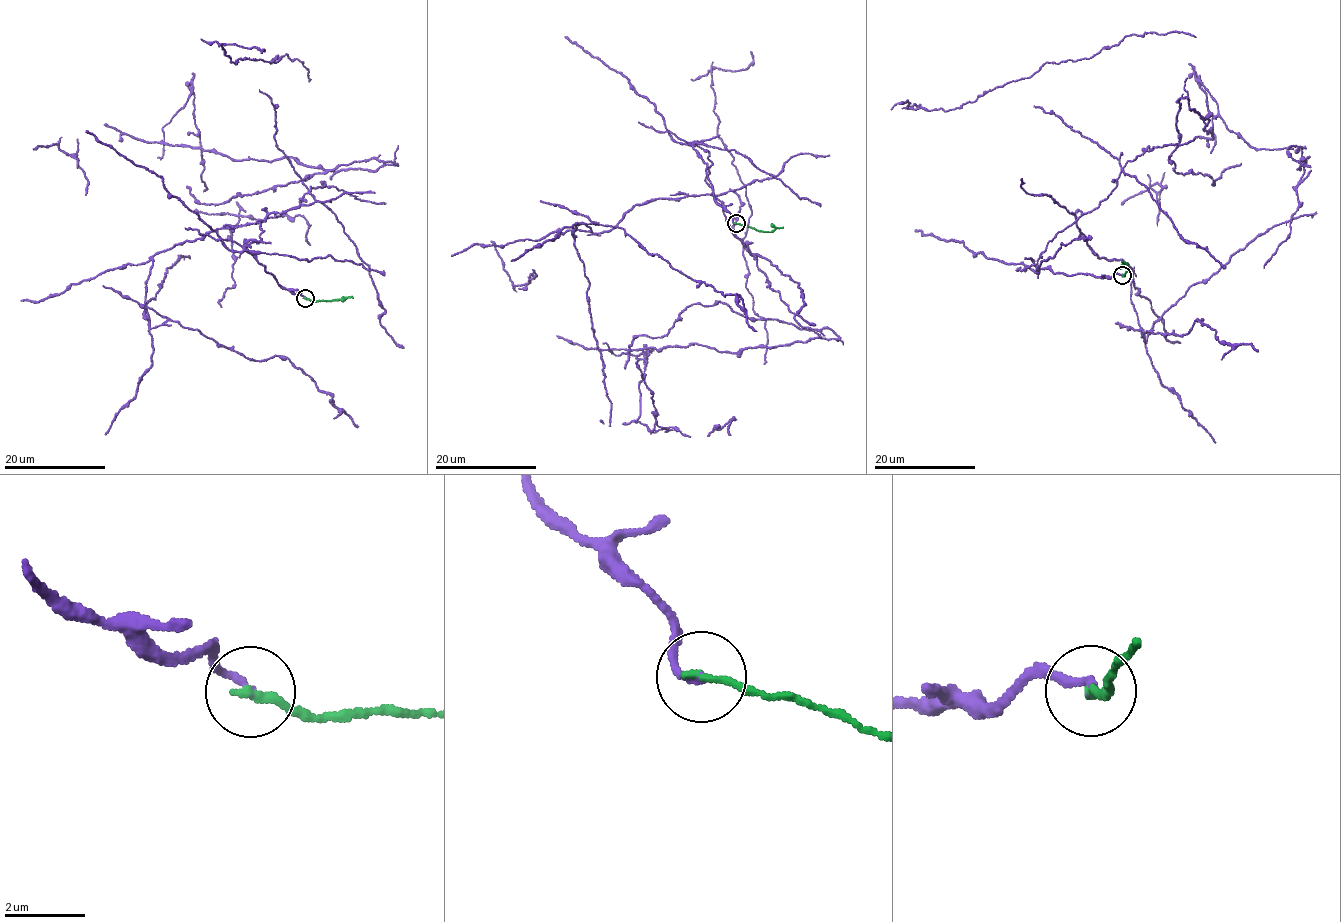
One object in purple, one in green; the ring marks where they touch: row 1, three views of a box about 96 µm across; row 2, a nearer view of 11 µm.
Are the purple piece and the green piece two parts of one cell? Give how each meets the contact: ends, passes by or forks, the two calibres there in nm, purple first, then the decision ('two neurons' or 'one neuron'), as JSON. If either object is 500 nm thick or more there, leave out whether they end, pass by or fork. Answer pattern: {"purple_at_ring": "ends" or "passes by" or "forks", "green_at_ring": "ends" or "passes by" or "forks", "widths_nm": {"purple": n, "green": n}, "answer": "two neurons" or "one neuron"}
{"purple_at_ring": "ends", "green_at_ring": "ends", "widths_nm": {"purple": 170, "green": 200}, "answer": "two neurons"}

